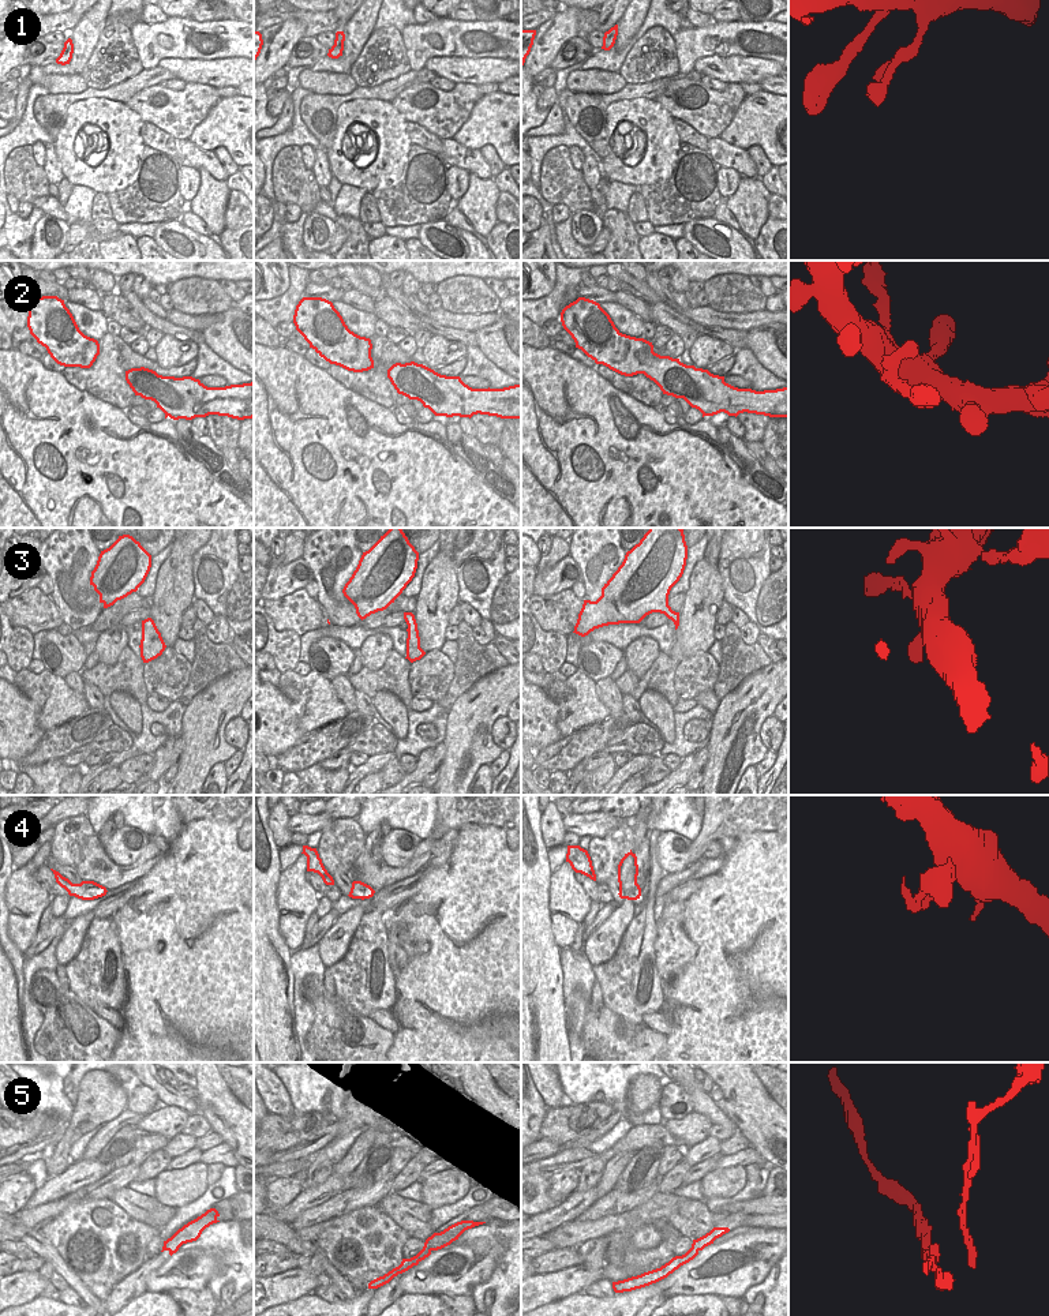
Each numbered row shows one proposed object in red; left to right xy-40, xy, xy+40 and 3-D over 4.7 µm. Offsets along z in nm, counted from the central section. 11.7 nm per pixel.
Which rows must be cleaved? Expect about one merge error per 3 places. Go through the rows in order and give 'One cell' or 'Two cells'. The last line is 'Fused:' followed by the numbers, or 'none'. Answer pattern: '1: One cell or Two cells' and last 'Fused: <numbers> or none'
1: One cell
2: One cell
3: One cell
4: One cell
5: Two cells
Fused: 5.

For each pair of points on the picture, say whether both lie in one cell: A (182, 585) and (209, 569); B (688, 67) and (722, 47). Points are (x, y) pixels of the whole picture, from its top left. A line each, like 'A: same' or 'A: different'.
A: different
B: same

